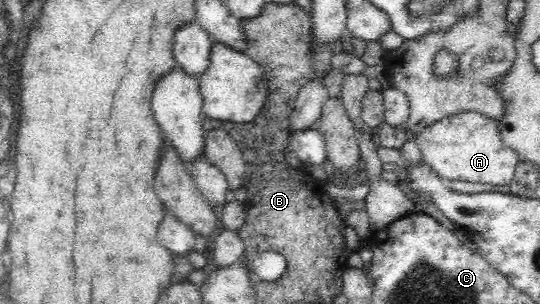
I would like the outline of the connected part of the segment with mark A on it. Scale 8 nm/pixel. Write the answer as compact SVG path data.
M466 111L448 115L425 127L416 140L421 156L434 173L444 180L507 185L513 183L518 170L518 154L503 144L498 120Z

